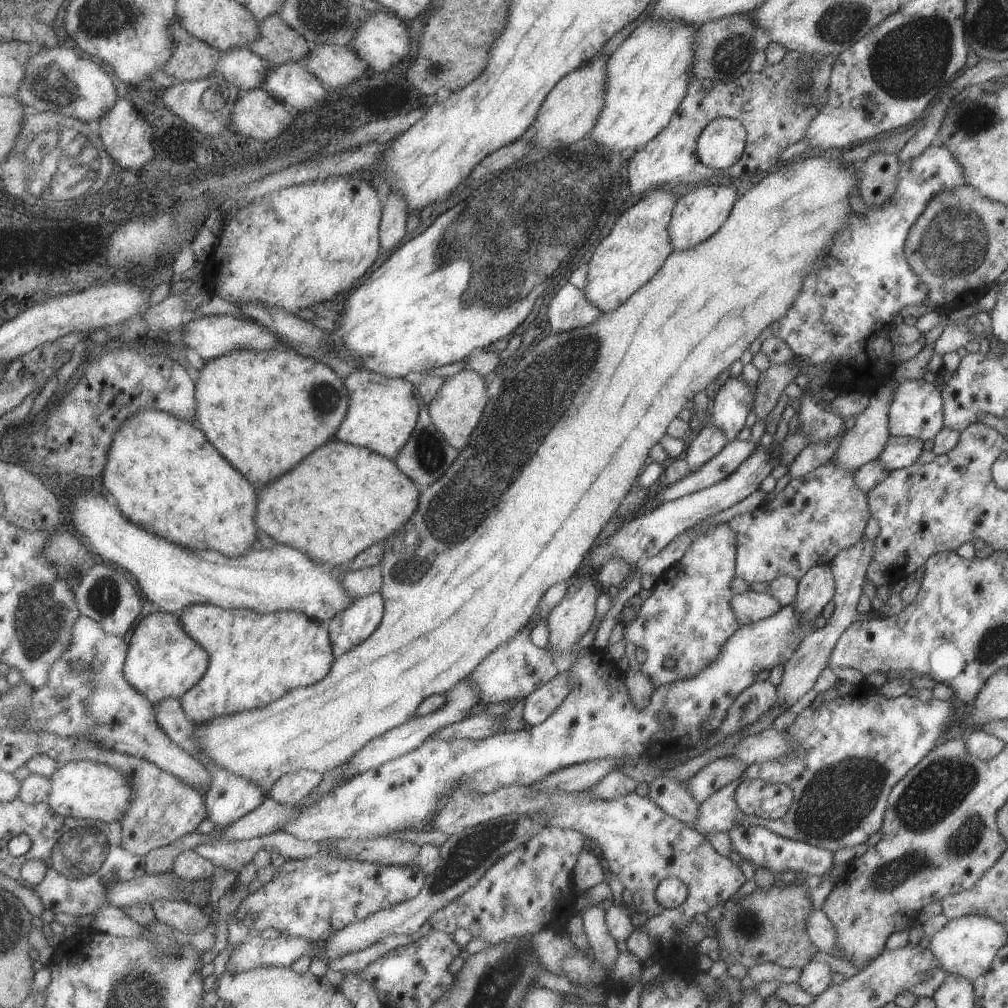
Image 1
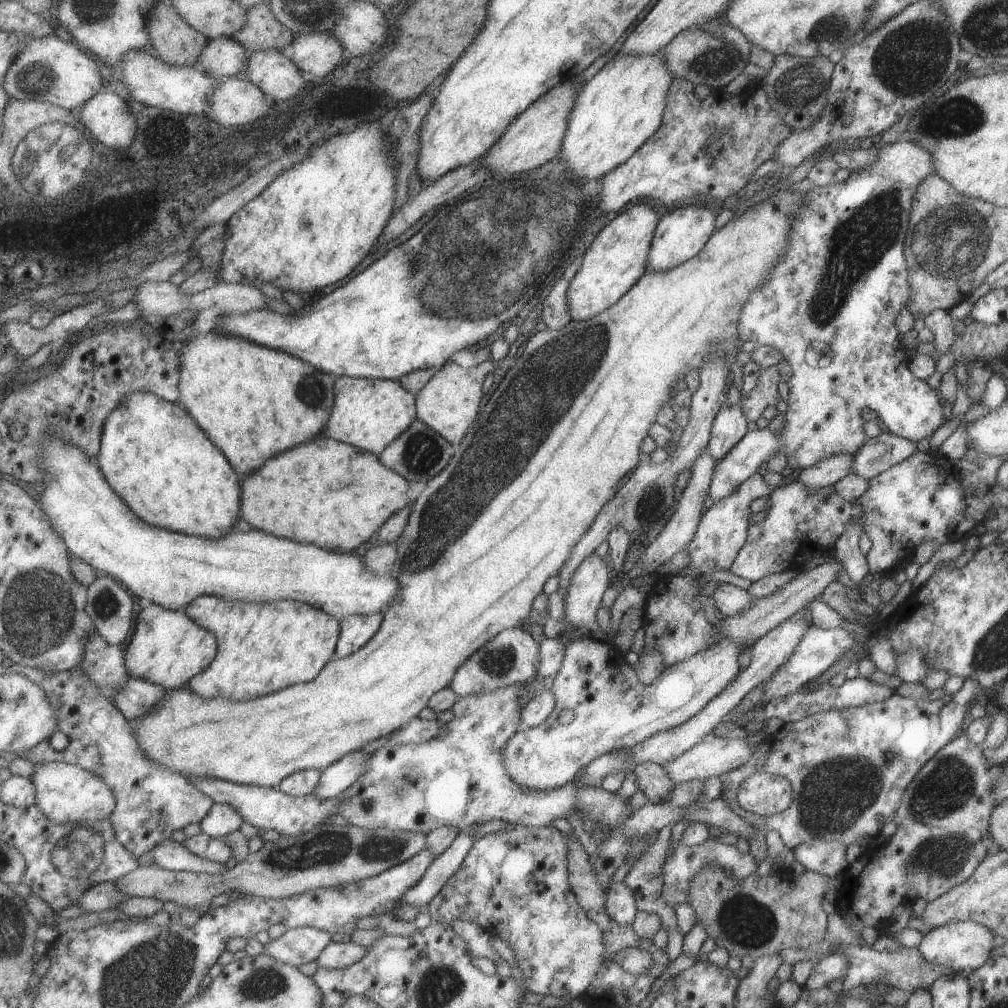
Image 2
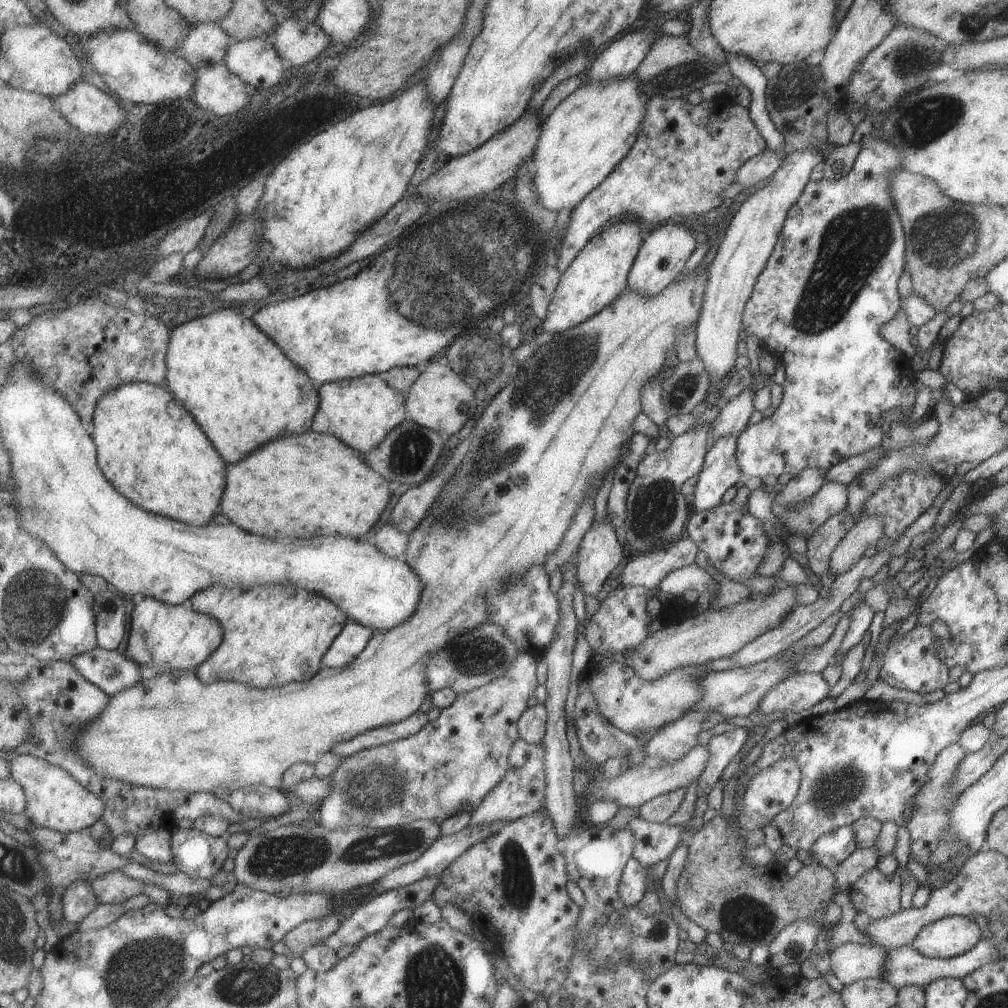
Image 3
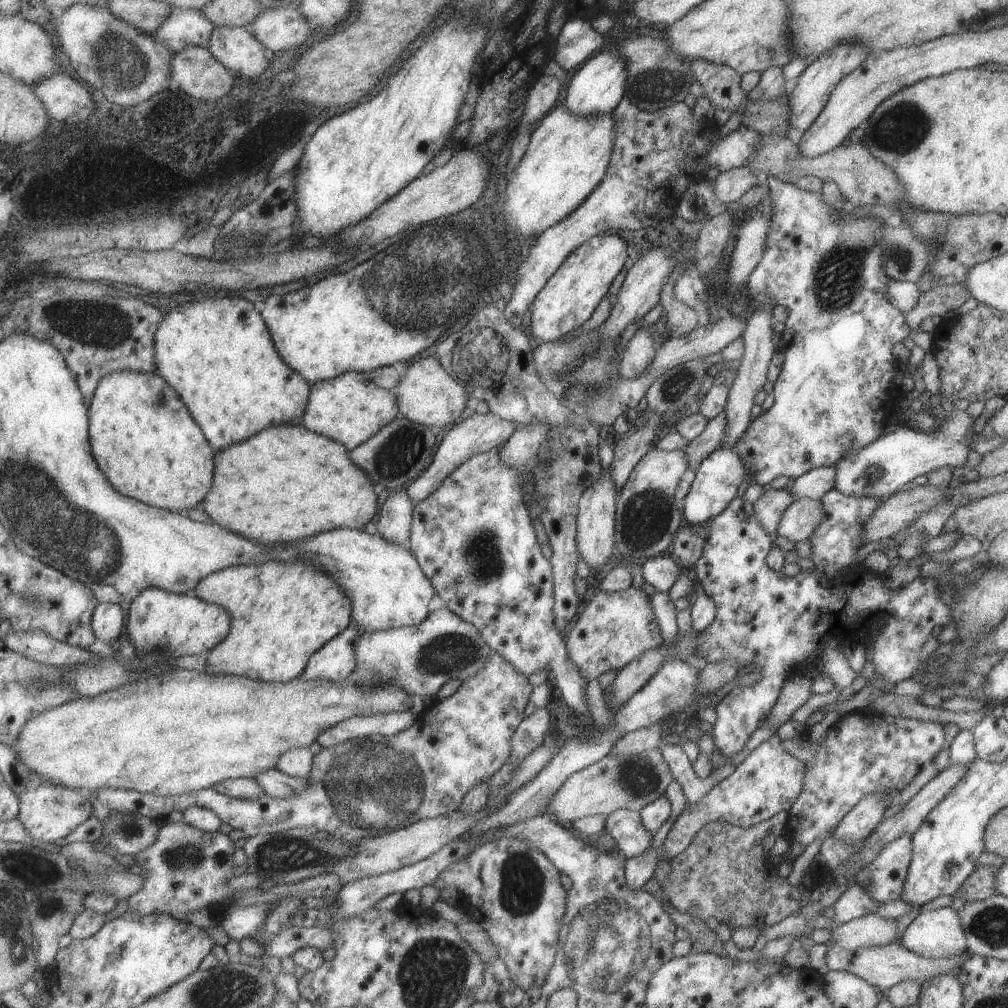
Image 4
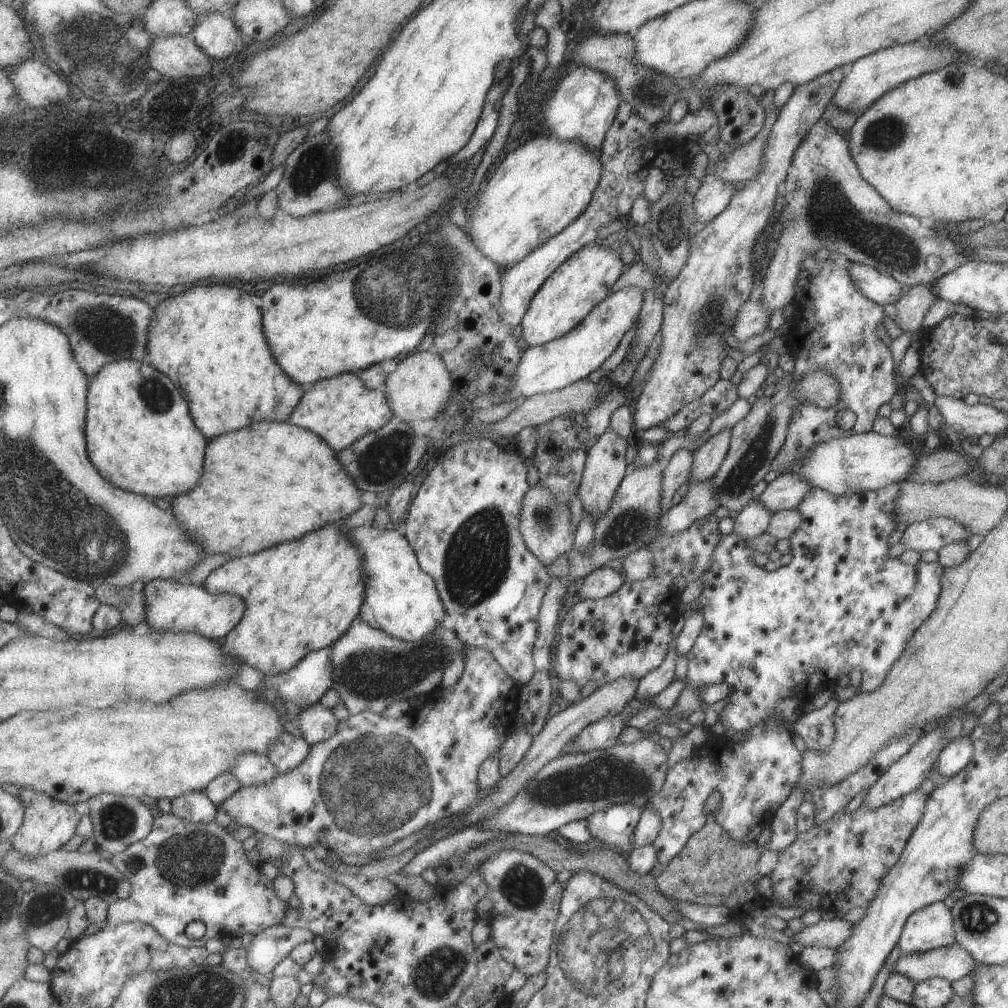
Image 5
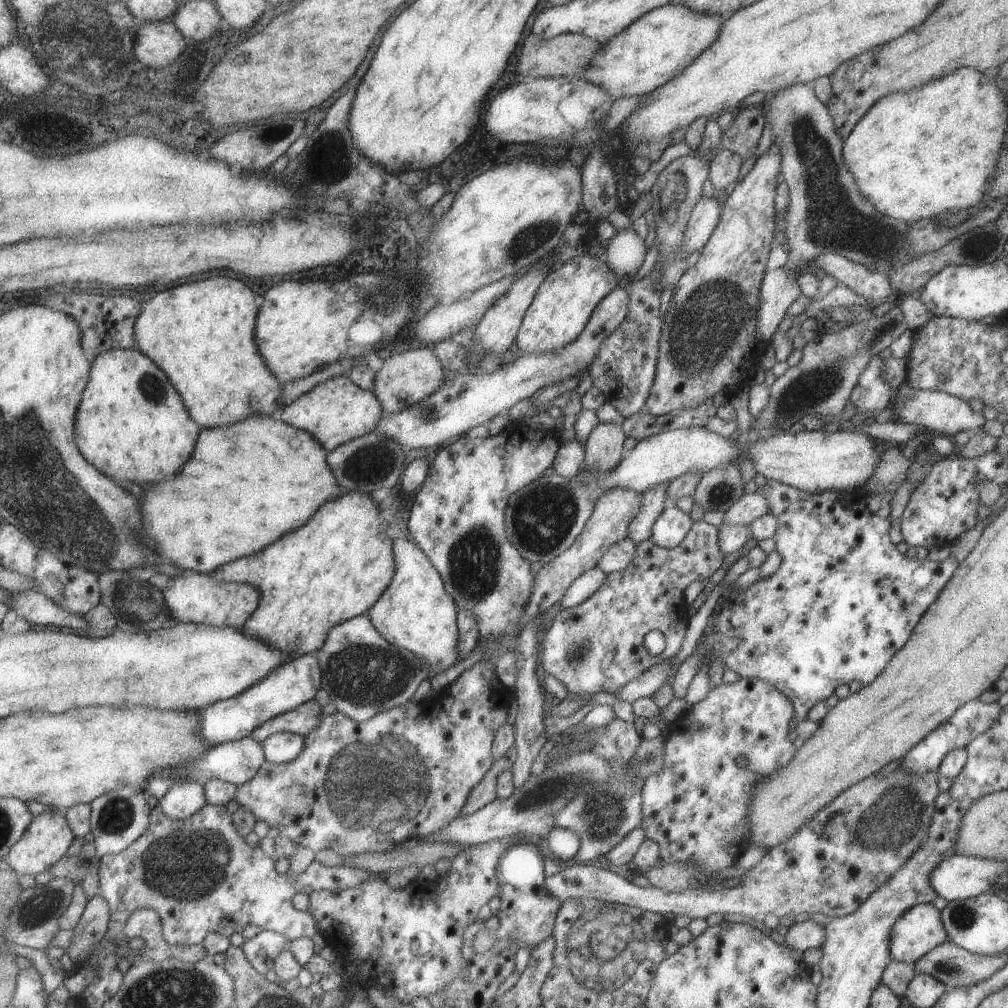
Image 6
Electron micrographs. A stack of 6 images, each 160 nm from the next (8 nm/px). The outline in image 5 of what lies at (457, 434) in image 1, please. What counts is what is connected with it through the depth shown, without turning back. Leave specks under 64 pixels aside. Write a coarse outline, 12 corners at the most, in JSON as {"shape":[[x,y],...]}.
{"shape":[[439,352],[397,362],[386,395],[408,423],[439,418],[454,401]]}

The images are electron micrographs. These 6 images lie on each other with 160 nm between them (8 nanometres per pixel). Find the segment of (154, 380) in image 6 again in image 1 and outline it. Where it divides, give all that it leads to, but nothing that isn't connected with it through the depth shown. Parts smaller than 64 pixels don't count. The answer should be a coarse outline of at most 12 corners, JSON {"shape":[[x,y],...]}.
{"shape":[[139,413],[99,482],[147,532],[249,555],[257,490],[201,428]]}

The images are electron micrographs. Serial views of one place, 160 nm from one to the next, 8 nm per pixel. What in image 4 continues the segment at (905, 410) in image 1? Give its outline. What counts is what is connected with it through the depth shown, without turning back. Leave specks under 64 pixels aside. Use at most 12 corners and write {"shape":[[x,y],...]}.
{"shape":[[766,178],[748,303],[783,306],[763,486],[877,440],[911,329],[879,218]]}

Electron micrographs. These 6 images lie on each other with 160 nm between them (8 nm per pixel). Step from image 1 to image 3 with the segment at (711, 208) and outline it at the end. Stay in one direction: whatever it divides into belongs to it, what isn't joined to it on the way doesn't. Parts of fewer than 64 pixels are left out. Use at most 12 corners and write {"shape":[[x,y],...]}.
{"shape":[[685,225],[649,228],[627,289],[649,296],[679,276],[695,244]]}

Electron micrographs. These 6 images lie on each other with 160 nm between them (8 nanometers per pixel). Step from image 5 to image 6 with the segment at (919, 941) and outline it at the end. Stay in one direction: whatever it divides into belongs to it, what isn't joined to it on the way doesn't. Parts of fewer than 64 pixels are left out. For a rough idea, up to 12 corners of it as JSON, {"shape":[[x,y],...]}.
{"shape":[[931,903],[905,910],[891,927],[893,959],[914,963],[947,941]]}

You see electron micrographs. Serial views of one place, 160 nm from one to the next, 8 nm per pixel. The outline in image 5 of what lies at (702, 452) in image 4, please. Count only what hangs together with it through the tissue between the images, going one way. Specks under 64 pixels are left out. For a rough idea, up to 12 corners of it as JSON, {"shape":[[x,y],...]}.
{"shape":[[677,449],[664,462],[661,502],[664,512],[681,484],[688,484],[693,452]]}

